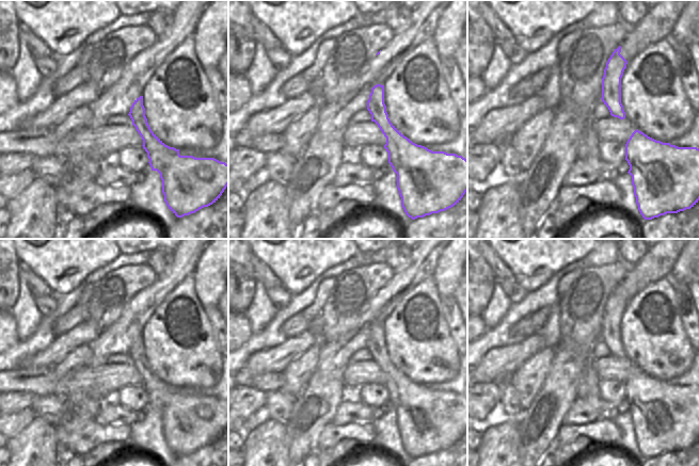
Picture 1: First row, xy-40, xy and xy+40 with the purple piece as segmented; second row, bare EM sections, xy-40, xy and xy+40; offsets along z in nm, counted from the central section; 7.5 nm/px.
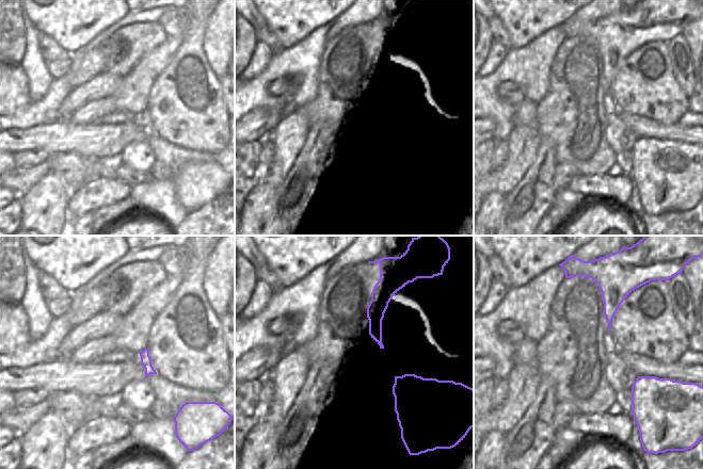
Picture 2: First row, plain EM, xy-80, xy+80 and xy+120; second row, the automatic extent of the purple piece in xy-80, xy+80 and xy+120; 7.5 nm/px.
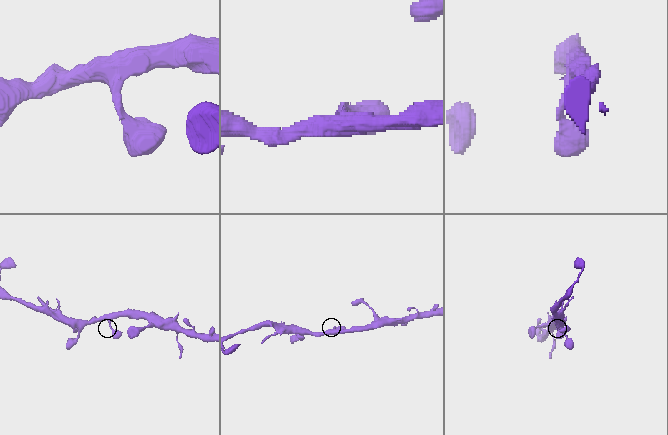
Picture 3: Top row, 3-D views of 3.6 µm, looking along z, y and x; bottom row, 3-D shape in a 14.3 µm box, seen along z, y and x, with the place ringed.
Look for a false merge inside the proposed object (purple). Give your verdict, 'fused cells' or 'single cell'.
single cell

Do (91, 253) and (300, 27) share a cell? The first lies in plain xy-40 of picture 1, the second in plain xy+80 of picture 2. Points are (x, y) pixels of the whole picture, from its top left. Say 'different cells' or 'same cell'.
same cell

